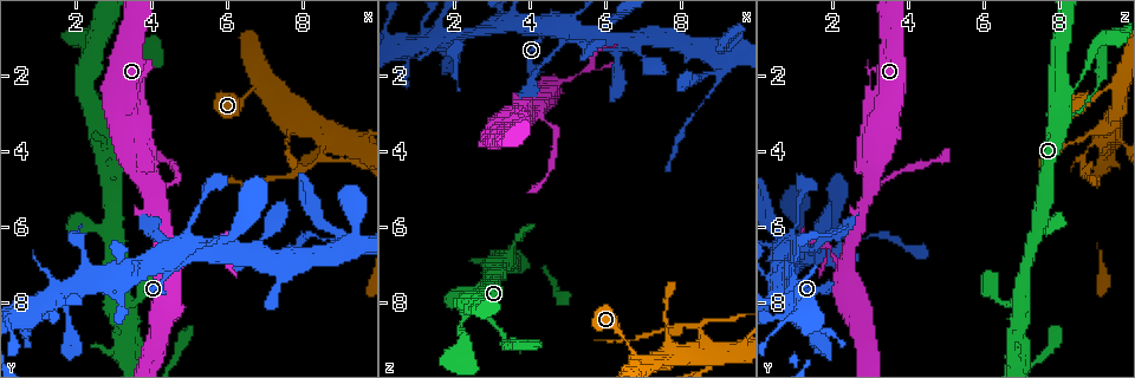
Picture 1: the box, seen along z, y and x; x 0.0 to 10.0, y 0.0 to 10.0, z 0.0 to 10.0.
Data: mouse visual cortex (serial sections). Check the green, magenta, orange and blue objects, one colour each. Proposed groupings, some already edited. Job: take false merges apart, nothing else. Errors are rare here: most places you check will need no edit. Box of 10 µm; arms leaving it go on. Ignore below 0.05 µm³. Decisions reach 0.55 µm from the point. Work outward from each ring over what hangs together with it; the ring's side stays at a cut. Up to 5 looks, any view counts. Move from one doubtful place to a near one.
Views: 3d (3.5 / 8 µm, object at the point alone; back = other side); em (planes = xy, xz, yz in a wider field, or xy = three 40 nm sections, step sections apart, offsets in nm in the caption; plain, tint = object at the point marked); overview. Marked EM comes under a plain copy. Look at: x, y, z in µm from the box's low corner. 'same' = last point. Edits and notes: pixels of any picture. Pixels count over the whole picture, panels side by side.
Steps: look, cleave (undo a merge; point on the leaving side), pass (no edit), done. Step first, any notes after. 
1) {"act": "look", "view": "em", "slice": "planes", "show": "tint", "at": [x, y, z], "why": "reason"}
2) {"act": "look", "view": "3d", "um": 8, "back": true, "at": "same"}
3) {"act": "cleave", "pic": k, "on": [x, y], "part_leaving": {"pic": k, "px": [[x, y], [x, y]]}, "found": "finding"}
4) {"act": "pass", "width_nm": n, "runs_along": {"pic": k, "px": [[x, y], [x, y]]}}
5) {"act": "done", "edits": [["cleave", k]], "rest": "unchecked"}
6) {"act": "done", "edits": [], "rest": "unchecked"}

{"act": "look", "view": "3d", "um": 3.5, "at": [8.45, 4.20, 8.65], "why": "abrupt turn"}

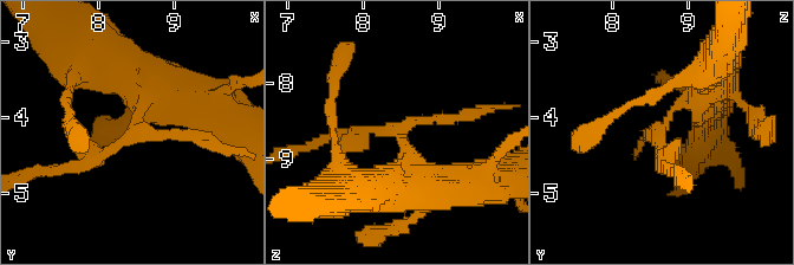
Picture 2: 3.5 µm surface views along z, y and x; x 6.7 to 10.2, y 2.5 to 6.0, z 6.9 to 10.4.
{"act": "look", "view": "em", "slice": "xy", "step": 1, "show": "tint", "at": [8.50, 4.15, 8.65], "arms": 3, "arm_widths_nm": [100, 200, 400]}

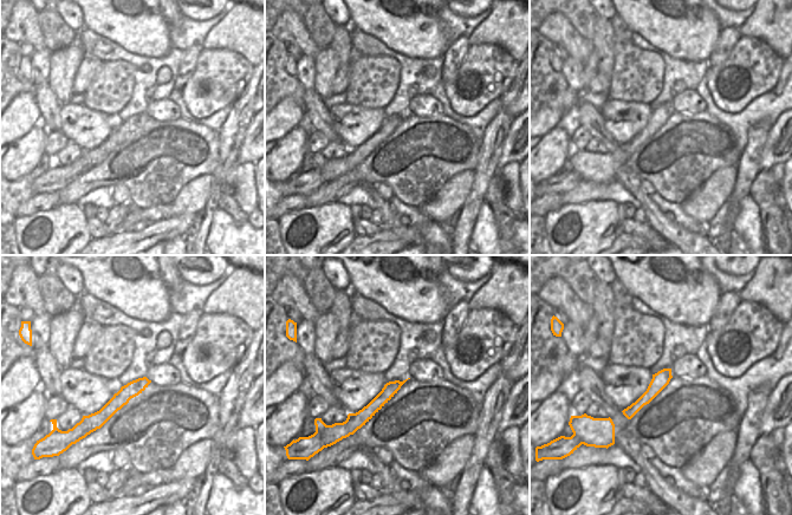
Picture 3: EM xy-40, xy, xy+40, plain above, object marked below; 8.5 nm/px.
{"act": "cleave", "pic": 2, "on": [127, 142], "part_leaving": {"pic": 2, "px": [[141, 110], [111, 150], [53, 168]]}, "found": "two cells meet here"}

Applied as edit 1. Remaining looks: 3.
{"act": "look", "view": "3d", "um": 3.5, "back": true, "at": [8.65, 6.30, 2.60], "why": "a narrow waist"}

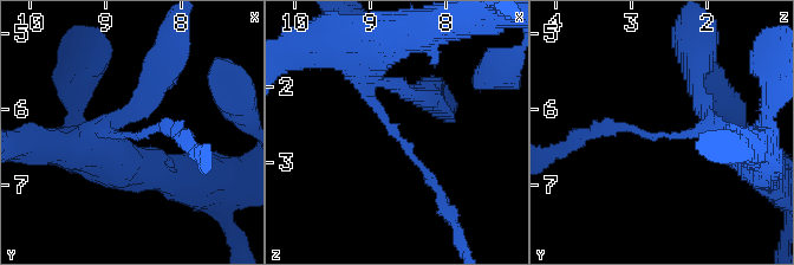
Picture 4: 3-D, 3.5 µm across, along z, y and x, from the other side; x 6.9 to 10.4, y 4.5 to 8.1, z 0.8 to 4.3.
{"act": "look", "view": "em", "slice": "xy", "step": 1, "show": "tint", "at": [8.75, 6.40, 2.60], "why": "shape alone is not enough"}

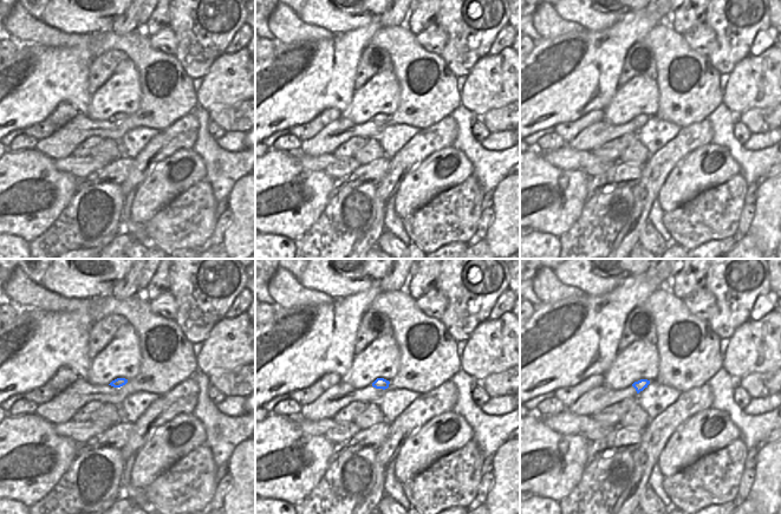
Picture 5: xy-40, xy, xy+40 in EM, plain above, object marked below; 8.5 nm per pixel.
{"act": "pass", "runs_along": {"pic": 4, "px": [[356, 73], [388, 130], [438, 191]]}, "found": "continuous, no second cell"}

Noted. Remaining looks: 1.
{"act": "done", "edits": [["cleave", 2]], "rest": "unchecked"}

